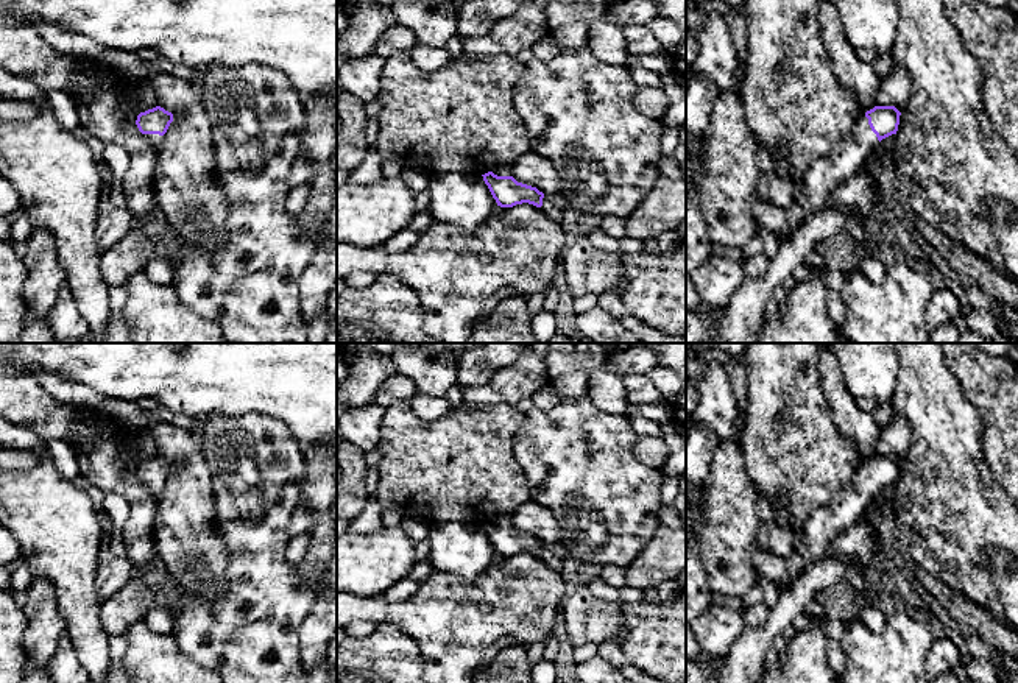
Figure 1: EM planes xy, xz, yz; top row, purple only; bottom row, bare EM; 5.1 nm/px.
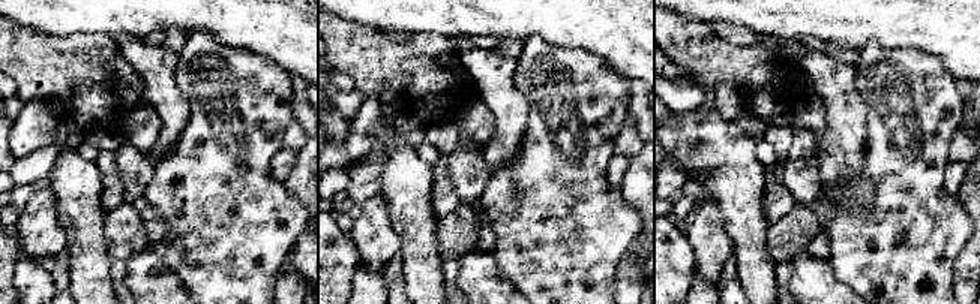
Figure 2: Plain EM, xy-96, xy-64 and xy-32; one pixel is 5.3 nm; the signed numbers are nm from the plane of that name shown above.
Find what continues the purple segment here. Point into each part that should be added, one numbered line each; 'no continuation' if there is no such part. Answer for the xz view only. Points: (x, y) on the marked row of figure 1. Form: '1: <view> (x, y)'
1: xz (502, 170)

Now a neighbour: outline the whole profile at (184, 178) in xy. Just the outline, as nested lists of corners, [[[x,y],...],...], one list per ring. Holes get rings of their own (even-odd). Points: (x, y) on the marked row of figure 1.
[[[167,73],[147,75],[157,106],[173,114],[156,148],[153,175],[157,212],[181,240],[207,249],[226,242],[228,196],[215,187],[217,157],[198,83]]]

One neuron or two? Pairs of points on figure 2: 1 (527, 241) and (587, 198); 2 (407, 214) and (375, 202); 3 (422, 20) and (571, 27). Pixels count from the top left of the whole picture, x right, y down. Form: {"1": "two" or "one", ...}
{"1": "one", "2": "two", "3": "one"}

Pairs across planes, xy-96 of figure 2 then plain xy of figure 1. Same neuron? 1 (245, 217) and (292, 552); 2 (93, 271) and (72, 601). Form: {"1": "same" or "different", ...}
{"1": "different", "2": "same"}

